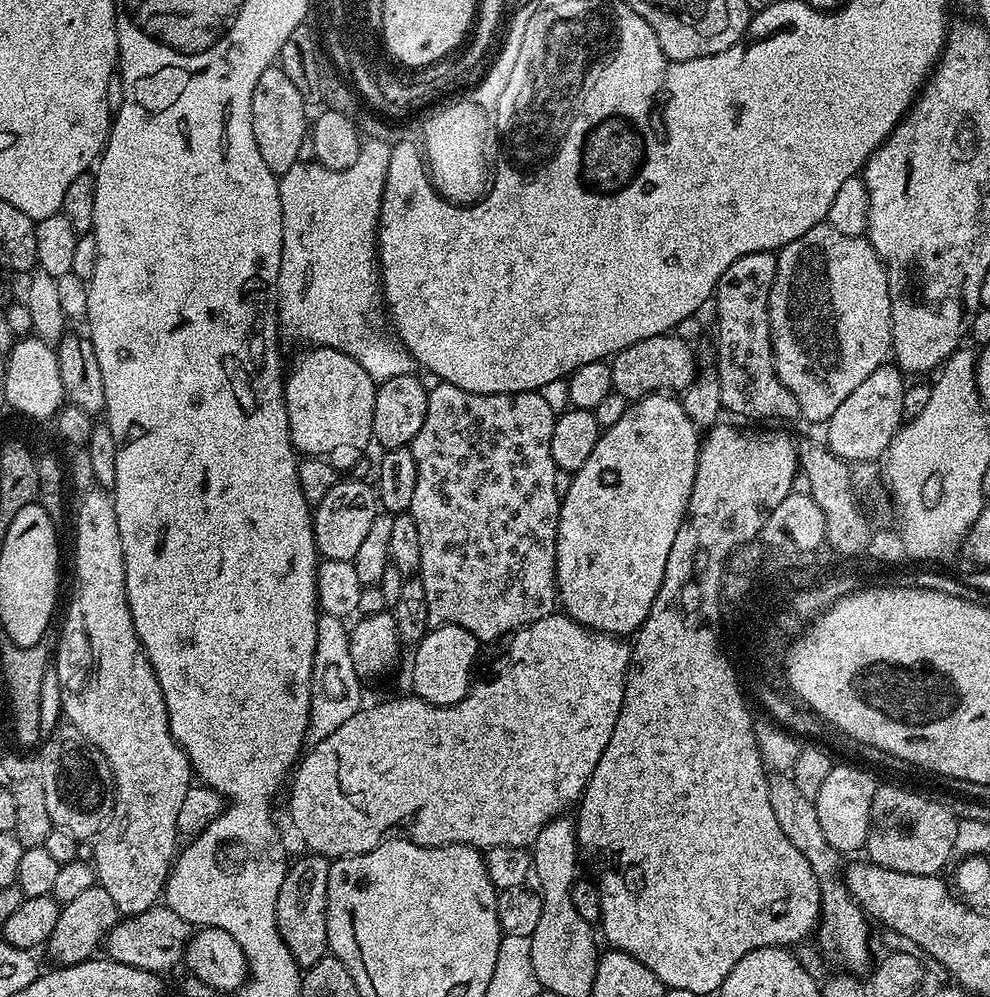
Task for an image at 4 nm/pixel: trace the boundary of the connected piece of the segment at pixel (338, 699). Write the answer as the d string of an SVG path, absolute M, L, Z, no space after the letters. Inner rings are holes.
M320 614L316 617L316 649L312 663L312 699L315 703L308 710L306 733L307 739L312 742L325 740L362 707L362 680L355 673L350 660L349 629L346 626L344 628L344 624L345 621L339 616Z

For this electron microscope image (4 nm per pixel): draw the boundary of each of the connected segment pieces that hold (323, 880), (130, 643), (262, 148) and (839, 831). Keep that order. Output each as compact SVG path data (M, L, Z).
M315 854L304 855L308 856L302 857L297 864L293 863L284 876L282 886L278 890L276 907L276 925L280 936L301 969L314 966L314 962L318 962L330 952L326 930L329 861Z
M97 486L89 488L79 499L80 509L76 512L76 581L72 584L72 601L64 616L64 629L60 632L56 650L54 646L54 664L58 669L61 709L66 720L68 716L67 723L96 745L112 771L114 803L100 835L94 840L94 876L99 887L114 898L117 913L127 918L153 907L161 899L178 852L178 810L182 810L182 798L186 798L194 773L188 755L172 736L156 671L148 661L132 621L124 585L124 555L118 534L115 499Z
M273 66L262 70L258 86L254 86L252 99L252 125L254 142L258 142L258 154L262 154L266 166L274 173L290 170L299 161L299 147L310 132L310 120L304 117L306 103L294 82L285 74L283 68Z
M833 763L815 801L822 834L826 834L826 842L830 842L830 846L837 854L856 852L859 848L861 851L867 845L872 821L872 803L877 787L878 780L875 780L866 769L855 768L852 764Z

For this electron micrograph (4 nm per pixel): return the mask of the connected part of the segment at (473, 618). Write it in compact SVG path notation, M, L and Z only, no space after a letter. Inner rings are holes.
M436 382L436 385L434 385L434 386L433 386L433 385L431 385L431 388L430 388L430 391L429 391L429 393L428 393L428 409L427 409L427 410L426 410L426 422L422 422L422 430L418 430L418 434L417 434L417 435L416 435L416 436L415 436L415 437L414 437L414 439L413 439L413 440L412 440L412 442L411 442L411 445L410 445L410 447L411 447L411 449L412 449L412 453L413 453L413 454L414 454L414 462L415 462L415 463L416 463L416 465L417 465L417 466L418 466L418 482L414 482L414 498L413 498L413 499L412 499L412 506L411 506L411 509L410 509L410 513L411 513L411 514L412 514L412 516L413 516L413 518L414 518L414 523L415 523L415 525L416 525L416 526L418 526L418 542L420 542L420 543L421 543L421 560L420 560L420 569L419 569L419 571L418 571L418 578L419 578L419 579L420 579L420 581L421 581L421 582L422 582L422 586L423 586L423 587L424 587L424 589L425 589L425 590L426 590L426 606L427 606L427 607L428 607L428 622L429 622L429 625L431 625L431 627L433 627L433 628L437 628L437 627L438 627L438 626L442 626L442 625L443 625L443 624L453 624L453 625L454 625L454 626L462 626L462 630L470 630L470 634L474 634L474 635L475 635L475 636L476 636L476 639L477 639L477 640L479 640L479 641L481 641L481 642L496 642L496 641L499 641L499 640L500 640L500 639L501 639L501 638L504 638L504 637L507 637L507 636L504 636L504 635L506 635L506 634L507 634L507 632L508 632L508 635L509 635L509 634L515 634L515 632L517 632L517 630L518 630L518 629L519 629L519 628L525 628L525 626L527 626L527 625L528 625L528 624L529 624L529 623L530 623L530 622L538 622L538 618L546 618L546 617L547 617L547 616L548 616L548 615L550 615L550 613L552 613L552 612L555 612L555 611L557 611L557 608L558 608L558 589L557 589L557 586L556 586L556 535L557 535L557 534L558 534L558 522L559 522L559 521L560 521L560 501L561 501L561 499L562 499L562 498L561 498L561 497L560 497L560 495L559 495L559 494L558 494L558 490L554 490L554 474L555 474L555 472L556 472L556 470L557 470L557 467L556 467L556 463L555 463L555 462L554 462L554 454L550 454L550 437L552 437L552 435L554 435L554 422L555 422L555 421L556 421L556 418L557 418L557 415L558 415L558 414L557 414L557 413L556 413L556 412L555 412L555 411L554 411L554 410L550 410L550 405L549 405L549 403L547 403L547 402L546 402L546 400L545 400L545 398L544 398L544 397L543 397L543 394L542 394L542 392L541 392L541 391L540 391L540 390L537 390L537 391L535 391L535 392L499 392L499 393L498 393L498 394L478 394L478 393L477 393L477 392L467 392L467 391L466 391L466 390L462 390L462 389L461 389L461 388L459 388L459 387L458 387L458 386L454 386L454 385L453 385L453 384L445 384L445 383L443 383L443 382Z

